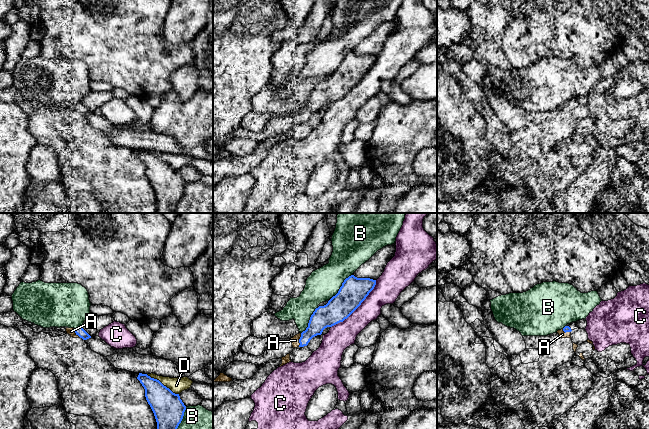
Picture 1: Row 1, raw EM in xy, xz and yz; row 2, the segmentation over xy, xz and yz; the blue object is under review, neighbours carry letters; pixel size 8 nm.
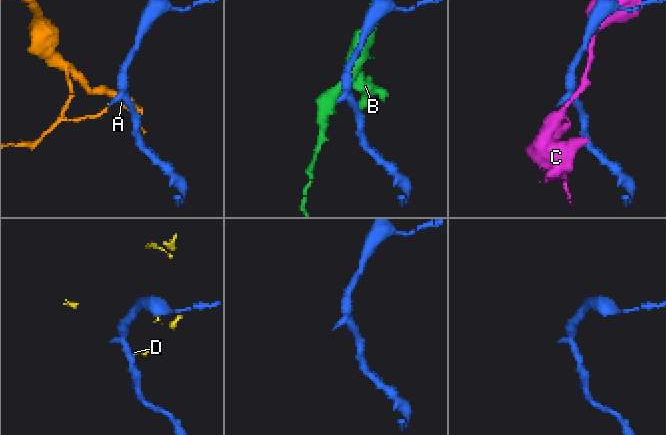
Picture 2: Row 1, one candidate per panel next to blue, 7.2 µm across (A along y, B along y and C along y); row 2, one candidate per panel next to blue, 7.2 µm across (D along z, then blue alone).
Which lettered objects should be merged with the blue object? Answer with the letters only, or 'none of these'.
none of these

